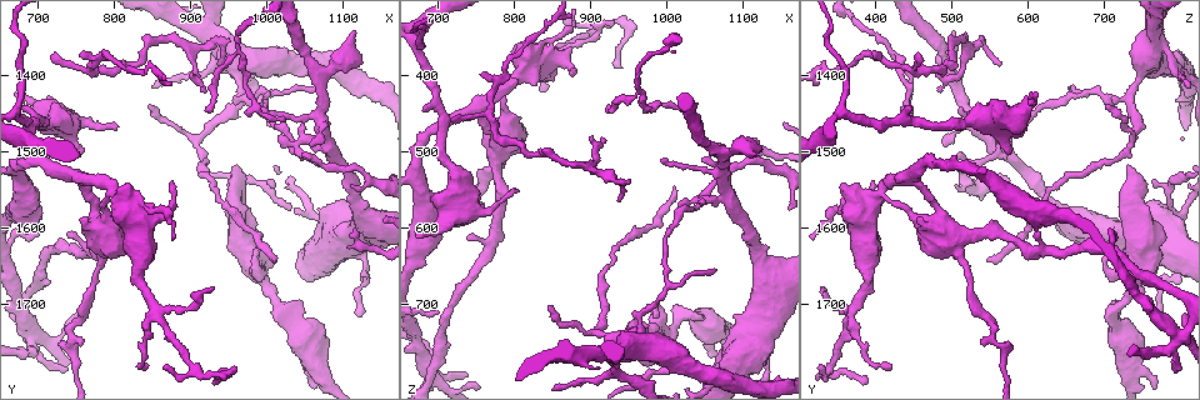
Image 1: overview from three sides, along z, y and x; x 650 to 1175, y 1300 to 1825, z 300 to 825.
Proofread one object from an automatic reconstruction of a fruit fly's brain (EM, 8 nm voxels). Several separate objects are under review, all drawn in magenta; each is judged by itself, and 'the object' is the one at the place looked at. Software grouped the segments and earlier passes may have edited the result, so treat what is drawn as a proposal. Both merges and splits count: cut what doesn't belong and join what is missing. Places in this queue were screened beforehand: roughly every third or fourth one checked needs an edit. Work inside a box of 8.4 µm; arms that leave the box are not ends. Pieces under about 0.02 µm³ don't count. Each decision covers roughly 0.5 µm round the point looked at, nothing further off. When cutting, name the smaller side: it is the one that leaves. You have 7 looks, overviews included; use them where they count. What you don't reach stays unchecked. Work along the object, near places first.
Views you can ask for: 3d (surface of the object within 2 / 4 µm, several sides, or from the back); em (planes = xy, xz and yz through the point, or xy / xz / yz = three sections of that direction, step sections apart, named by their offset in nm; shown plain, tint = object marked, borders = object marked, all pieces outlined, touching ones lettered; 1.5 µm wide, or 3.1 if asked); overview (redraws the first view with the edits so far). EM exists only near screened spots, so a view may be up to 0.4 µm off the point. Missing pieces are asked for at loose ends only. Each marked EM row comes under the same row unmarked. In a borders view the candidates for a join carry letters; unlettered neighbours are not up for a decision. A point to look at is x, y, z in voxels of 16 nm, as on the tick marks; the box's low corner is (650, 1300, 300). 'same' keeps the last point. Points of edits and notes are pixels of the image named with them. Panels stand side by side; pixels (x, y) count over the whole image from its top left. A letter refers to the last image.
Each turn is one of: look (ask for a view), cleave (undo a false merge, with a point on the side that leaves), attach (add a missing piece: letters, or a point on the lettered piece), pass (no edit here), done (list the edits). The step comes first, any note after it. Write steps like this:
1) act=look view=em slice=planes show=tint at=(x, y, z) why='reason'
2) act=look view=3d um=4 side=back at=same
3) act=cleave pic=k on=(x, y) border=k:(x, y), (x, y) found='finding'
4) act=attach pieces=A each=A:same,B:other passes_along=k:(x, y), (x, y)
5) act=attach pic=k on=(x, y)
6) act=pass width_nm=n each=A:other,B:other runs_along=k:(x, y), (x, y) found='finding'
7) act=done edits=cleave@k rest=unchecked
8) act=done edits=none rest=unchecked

act=look view=3d um=4 at=(970, 1430, 735) why='three-way junction'

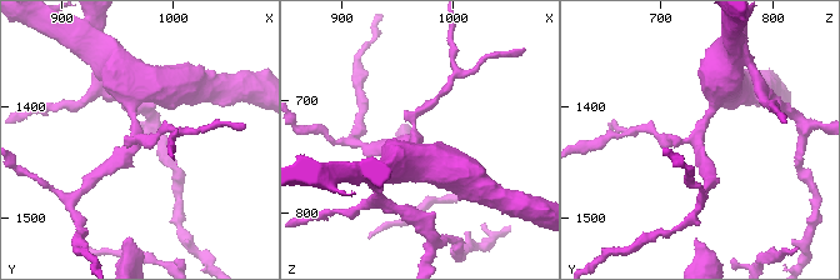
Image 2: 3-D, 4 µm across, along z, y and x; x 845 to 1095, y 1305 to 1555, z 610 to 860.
act=look view=em slice=planes show=borders at=(966, 1430, 730) arms=3 why='shape alone is not enough'

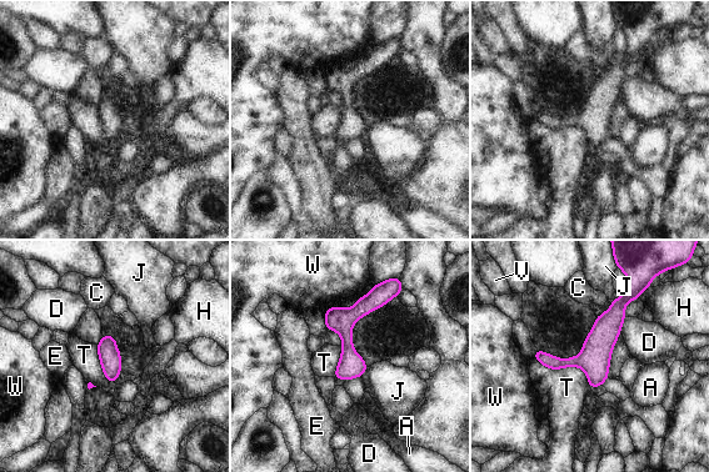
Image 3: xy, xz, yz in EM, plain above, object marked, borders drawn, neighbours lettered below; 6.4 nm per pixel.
act=pass width_nm=140 each=A:other,C:other,D:other,E:other,H:other,J:other,T:other,V:other,W:other found='one cell here'

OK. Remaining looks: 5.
act=look view=em slice=planes show=tint at=(980, 1645, 695) why='free end'

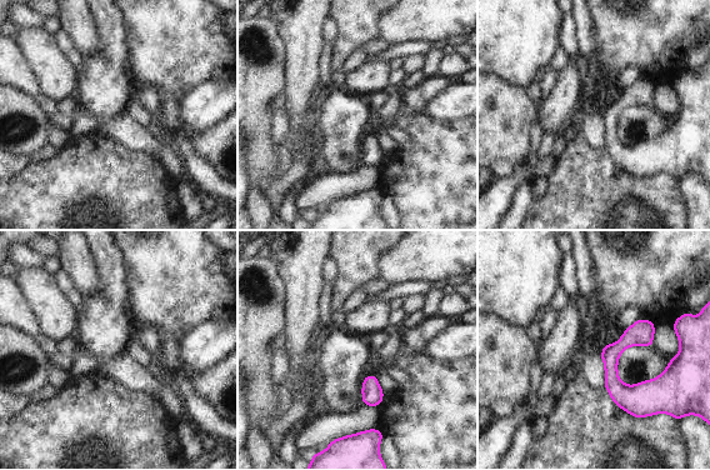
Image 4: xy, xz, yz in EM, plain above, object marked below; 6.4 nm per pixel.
act=look view=em slice=planes show=borders at=same why='what lies round it'

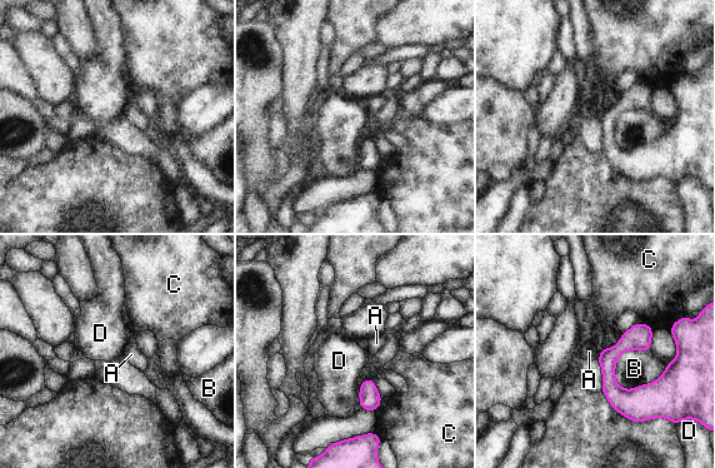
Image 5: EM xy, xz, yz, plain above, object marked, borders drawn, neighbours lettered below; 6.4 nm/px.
act=pass width_nm=120 each=A:other,B:other,C:other,D:other found='none of them fits'

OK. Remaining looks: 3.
act=look view=3d um=4 at=(740, 1605, 610) why='branch stops here'

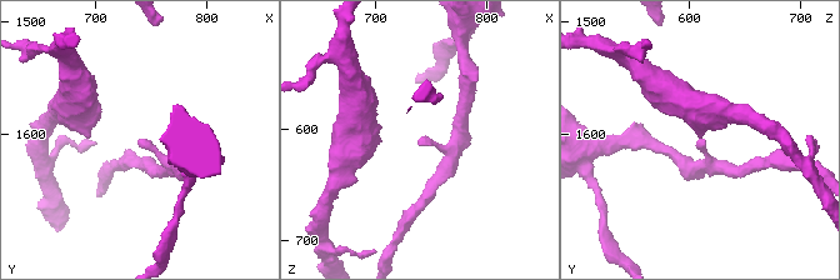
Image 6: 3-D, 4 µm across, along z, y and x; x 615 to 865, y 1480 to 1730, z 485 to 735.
act=look view=em slice=planes show=borders at=(736, 1602, 612)

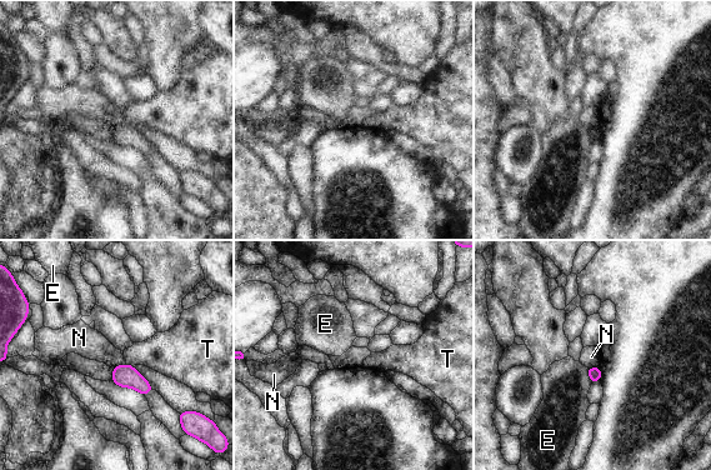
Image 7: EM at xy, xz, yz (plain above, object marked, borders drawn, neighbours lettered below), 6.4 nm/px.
act=pass each=E:other,N:other,T:other border=7:(125, 363), (118, 364), (113, 369) found='none of them fits'

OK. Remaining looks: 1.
act=done edits=none rest=unchecked

